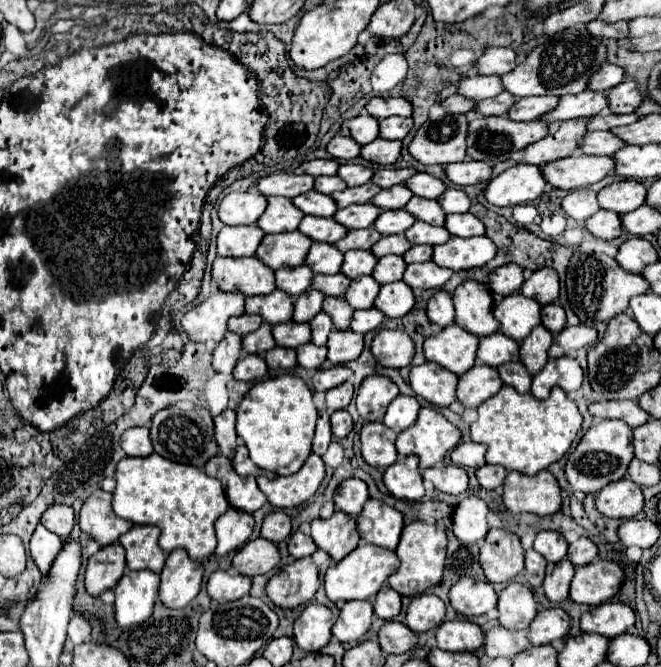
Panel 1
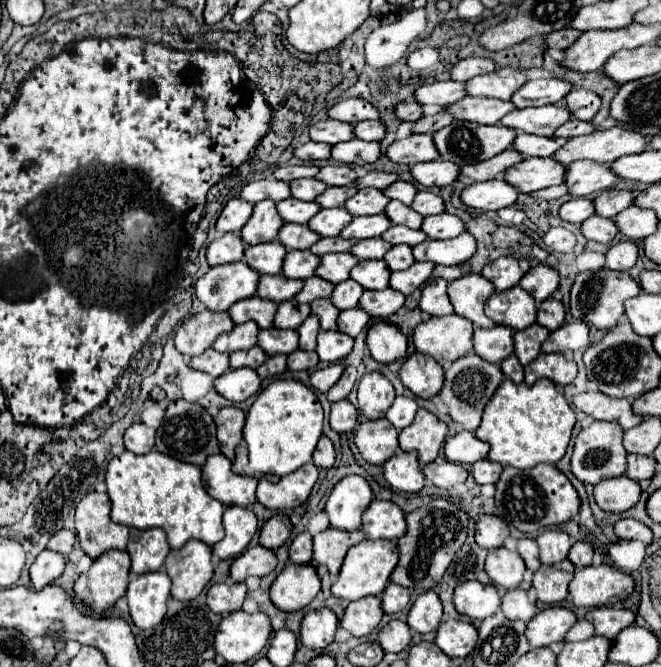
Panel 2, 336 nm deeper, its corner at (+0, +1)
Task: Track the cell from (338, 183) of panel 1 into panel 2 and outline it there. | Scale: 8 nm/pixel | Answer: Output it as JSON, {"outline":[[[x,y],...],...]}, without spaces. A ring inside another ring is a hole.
{"outline":[[[295,179],[289,183],[289,187],[291,187],[291,197],[301,201],[315,201],[315,197],[321,195],[321,191],[325,191],[327,185],[317,179]]]}

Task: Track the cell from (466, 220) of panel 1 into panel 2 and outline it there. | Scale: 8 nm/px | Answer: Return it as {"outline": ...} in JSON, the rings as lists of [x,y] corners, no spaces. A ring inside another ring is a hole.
{"outline":[[[439,213],[439,215],[425,217],[421,231],[425,231],[429,239],[451,239],[465,231],[465,223],[455,215]]]}

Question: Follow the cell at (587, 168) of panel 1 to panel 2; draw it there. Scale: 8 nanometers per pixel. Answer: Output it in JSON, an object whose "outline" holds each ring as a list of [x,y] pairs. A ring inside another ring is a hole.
{"outline":[[[525,157],[505,171],[505,181],[521,193],[533,193],[551,185],[561,185],[565,181],[565,165],[551,157]]]}

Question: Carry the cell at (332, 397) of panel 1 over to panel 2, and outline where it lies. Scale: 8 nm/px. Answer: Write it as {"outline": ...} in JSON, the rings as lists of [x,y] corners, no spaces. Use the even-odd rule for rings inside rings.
{"outline":[[[347,367],[341,375],[341,379],[329,389],[327,393],[327,399],[333,403],[333,401],[341,401],[341,399],[347,399],[347,395],[351,393],[353,385],[355,385],[355,377],[357,377],[357,369],[355,367]]]}

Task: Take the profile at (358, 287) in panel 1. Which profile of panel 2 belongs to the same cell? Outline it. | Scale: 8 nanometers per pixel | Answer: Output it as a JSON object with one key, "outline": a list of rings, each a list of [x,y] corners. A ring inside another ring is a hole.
{"outline":[[[347,279],[347,281],[341,281],[341,283],[335,285],[331,301],[341,311],[355,309],[359,305],[361,293],[363,293],[363,287],[359,283],[353,283],[353,279]]]}

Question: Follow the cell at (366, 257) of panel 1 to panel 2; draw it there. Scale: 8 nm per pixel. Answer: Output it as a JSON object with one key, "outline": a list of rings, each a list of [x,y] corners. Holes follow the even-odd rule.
{"outline":[[[329,253],[329,255],[321,257],[321,263],[315,269],[315,275],[337,285],[337,283],[349,279],[349,271],[355,265],[357,265],[357,259],[351,253]]]}

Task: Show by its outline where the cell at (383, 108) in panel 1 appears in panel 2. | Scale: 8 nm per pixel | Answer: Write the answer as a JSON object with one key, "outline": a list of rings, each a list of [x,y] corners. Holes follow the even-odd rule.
{"outline":[[[345,99],[333,105],[327,111],[327,117],[345,121],[349,125],[357,125],[359,121],[365,121],[365,119],[377,119],[377,109],[365,99]]]}

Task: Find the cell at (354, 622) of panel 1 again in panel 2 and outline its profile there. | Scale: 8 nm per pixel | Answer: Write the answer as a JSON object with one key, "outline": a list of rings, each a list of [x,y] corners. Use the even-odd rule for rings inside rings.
{"outline":[[[363,597],[347,605],[345,615],[341,619],[341,627],[347,629],[353,637],[369,635],[381,621],[383,609],[379,597]]]}

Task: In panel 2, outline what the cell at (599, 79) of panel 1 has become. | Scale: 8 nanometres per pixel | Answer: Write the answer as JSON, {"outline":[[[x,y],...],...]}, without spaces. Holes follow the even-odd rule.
{"outline":[[[535,79],[527,81],[519,91],[513,93],[509,99],[517,109],[525,107],[541,107],[541,105],[553,105],[563,101],[563,97],[571,91],[569,83],[559,79]]]}

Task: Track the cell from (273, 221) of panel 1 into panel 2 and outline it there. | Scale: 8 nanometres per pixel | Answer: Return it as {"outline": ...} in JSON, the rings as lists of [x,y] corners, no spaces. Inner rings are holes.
{"outline":[[[259,201],[253,207],[253,215],[241,229],[241,239],[247,245],[259,245],[277,239],[277,231],[283,227],[283,219],[277,215],[273,201]]]}

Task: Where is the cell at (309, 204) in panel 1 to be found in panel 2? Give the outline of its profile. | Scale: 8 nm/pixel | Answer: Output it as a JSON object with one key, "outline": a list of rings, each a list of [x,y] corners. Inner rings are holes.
{"outline":[[[293,197],[277,203],[277,211],[285,223],[307,223],[319,209],[321,207],[317,207],[315,201],[305,203],[305,201],[297,201]]]}

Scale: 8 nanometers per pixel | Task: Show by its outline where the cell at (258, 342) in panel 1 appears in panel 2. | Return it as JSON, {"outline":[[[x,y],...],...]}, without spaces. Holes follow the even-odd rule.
{"outline":[[[251,347],[249,351],[237,351],[231,355],[231,369],[239,369],[239,367],[251,367],[257,369],[263,361],[267,359],[267,355],[261,351],[261,347]]]}

